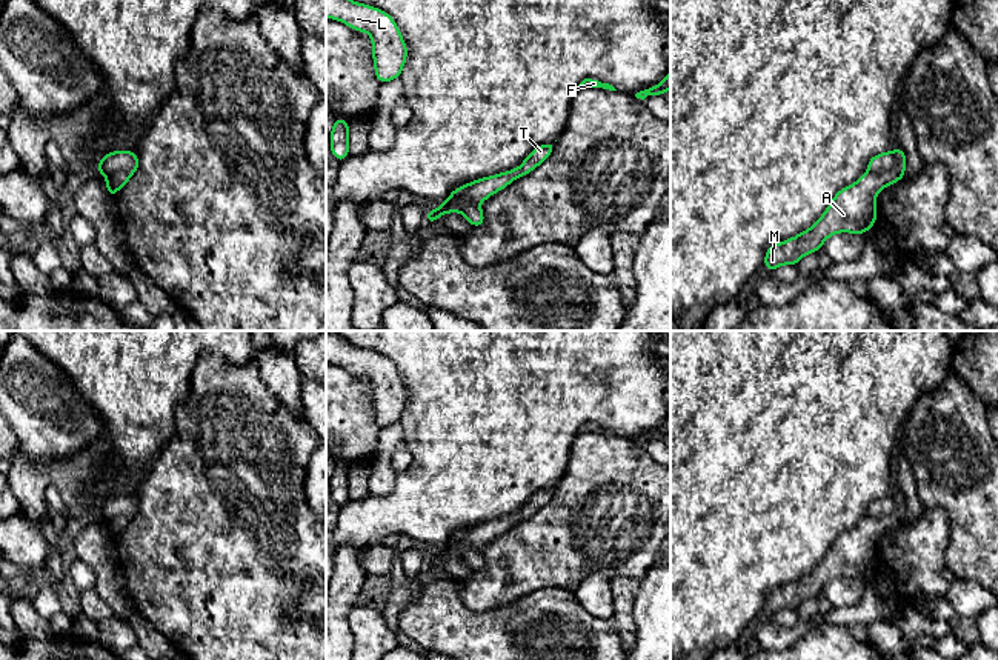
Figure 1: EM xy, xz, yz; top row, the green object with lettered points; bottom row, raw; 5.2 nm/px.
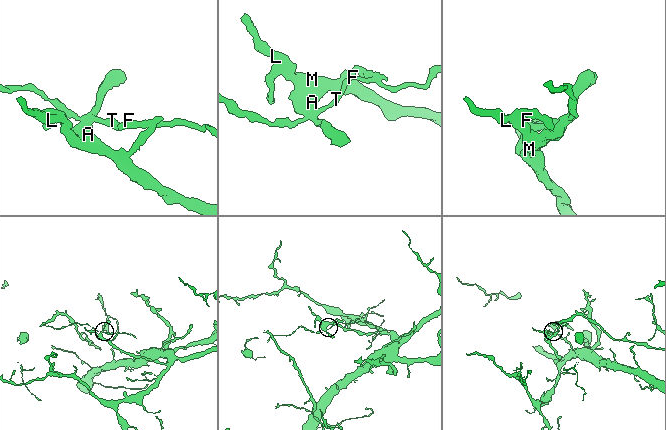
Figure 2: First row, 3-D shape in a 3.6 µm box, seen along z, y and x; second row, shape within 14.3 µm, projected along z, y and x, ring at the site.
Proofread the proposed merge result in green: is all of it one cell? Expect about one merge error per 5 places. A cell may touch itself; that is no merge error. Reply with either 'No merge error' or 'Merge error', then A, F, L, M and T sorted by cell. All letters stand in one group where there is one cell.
Merge error. Groups: A L M / F T

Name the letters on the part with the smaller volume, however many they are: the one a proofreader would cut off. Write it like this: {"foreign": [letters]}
{"foreign": ["F", "T"]}

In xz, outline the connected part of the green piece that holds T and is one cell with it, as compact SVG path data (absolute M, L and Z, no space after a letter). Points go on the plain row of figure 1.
M555 486L540 489L524 503L518 512L466 528L463 531L464 546L478 551L495 537L504 534L514 525L532 517L538 509L549 503L554 491Z

